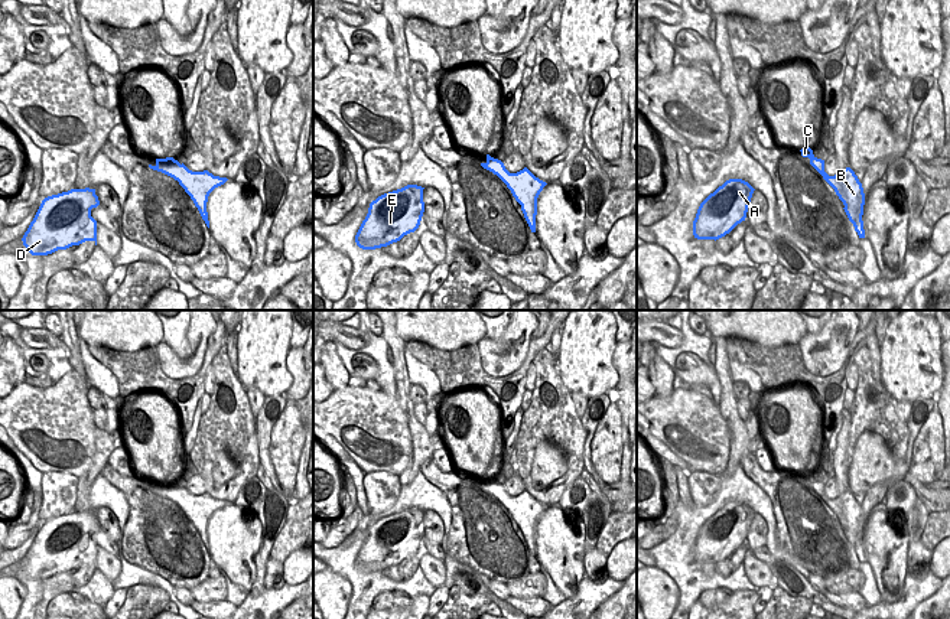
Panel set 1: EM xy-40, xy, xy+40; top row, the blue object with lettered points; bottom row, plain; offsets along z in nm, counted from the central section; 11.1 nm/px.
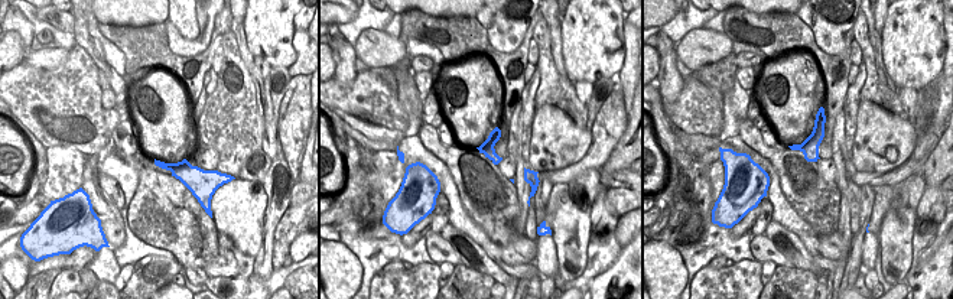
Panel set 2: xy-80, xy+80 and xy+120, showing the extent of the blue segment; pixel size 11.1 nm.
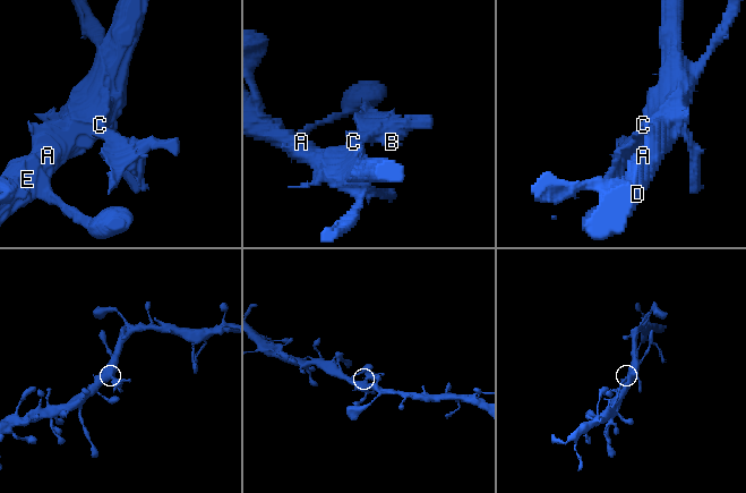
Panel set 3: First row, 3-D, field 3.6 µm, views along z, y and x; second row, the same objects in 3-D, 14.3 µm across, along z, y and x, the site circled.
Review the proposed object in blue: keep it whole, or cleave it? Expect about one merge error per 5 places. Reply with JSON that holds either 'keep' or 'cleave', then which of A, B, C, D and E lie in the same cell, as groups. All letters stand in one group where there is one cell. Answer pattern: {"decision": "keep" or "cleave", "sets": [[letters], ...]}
{"decision": "cleave", "sets": [["A", "C", "D", "E"], ["B"]]}

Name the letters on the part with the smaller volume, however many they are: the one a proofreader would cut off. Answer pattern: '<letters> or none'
B

